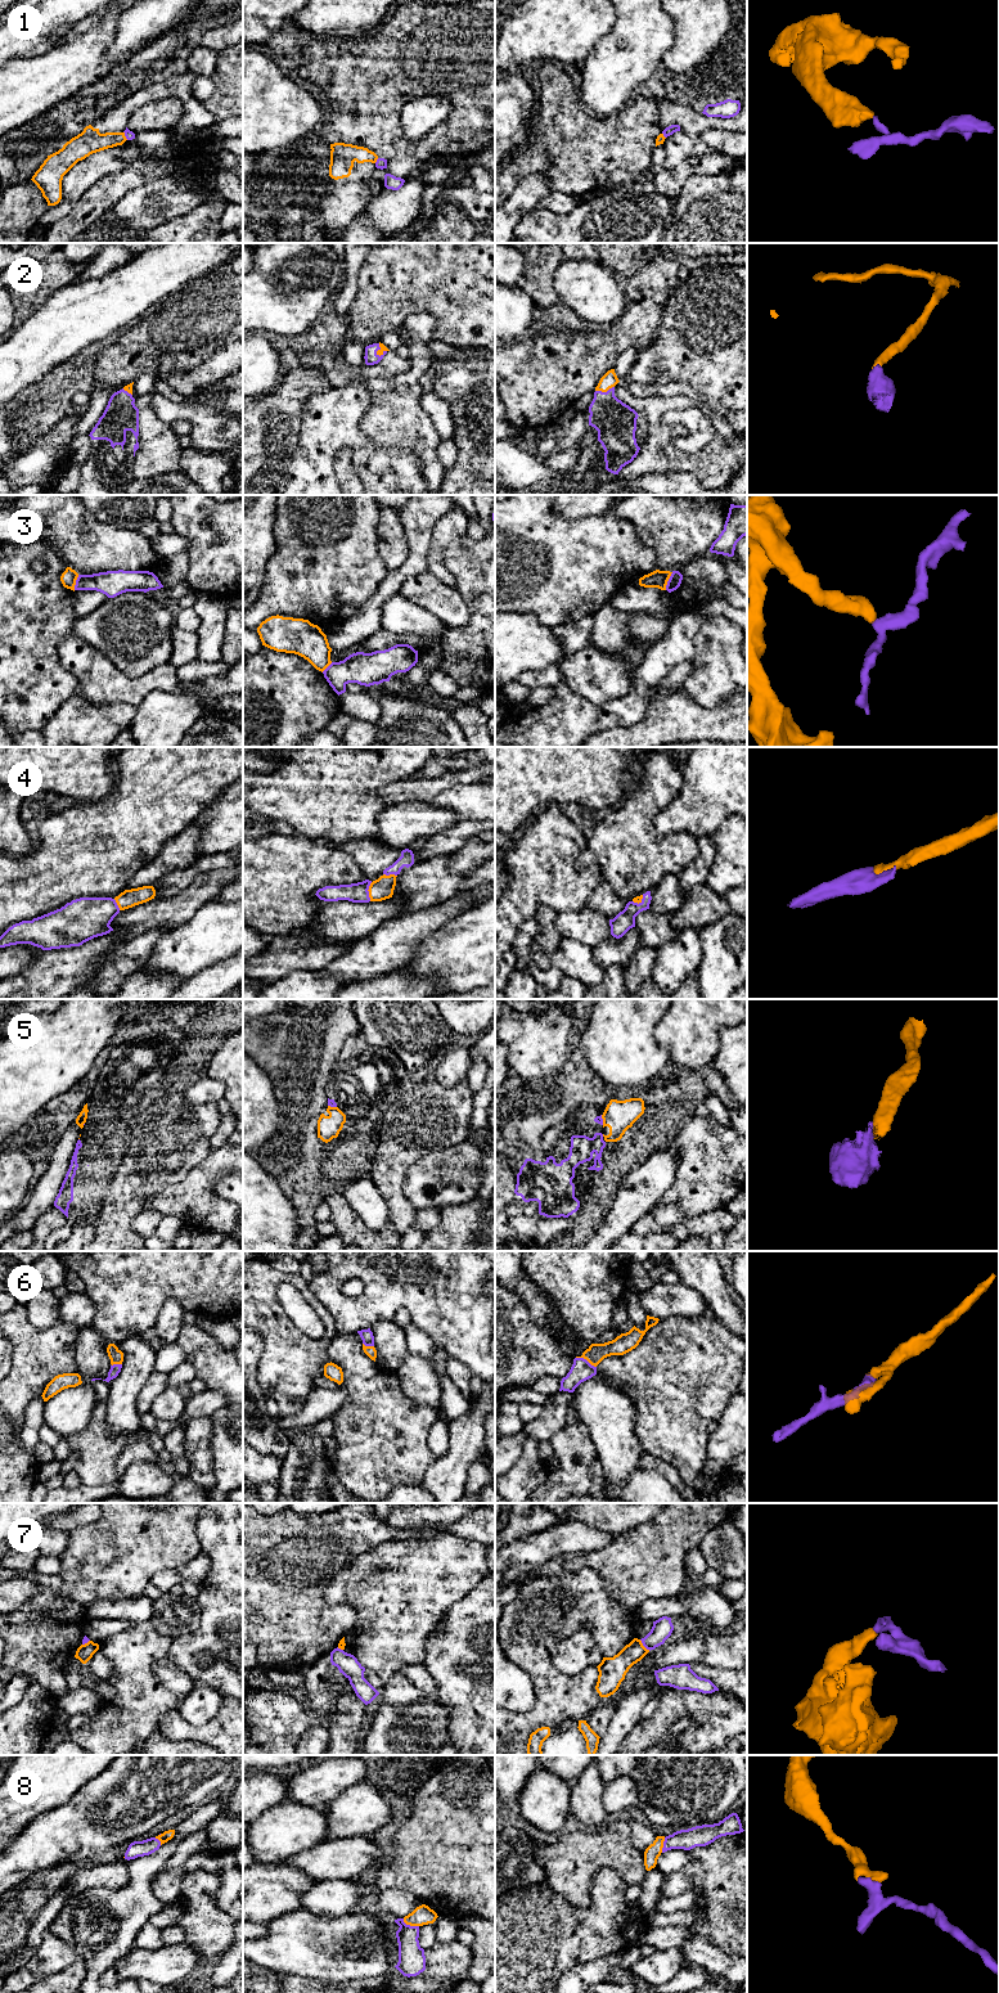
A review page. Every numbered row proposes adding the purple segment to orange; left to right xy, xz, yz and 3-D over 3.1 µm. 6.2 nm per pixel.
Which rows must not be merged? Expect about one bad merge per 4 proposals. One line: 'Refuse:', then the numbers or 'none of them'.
Refuse: 1, 3, 5, 7

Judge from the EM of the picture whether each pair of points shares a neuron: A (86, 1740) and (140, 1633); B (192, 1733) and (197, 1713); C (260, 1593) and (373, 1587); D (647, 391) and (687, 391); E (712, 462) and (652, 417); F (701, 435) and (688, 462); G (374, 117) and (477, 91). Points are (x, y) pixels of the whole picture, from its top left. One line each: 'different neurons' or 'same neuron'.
A: same neuron
B: different neurons
C: different neurons
D: same neuron
E: same neuron
F: different neurons
G: same neuron

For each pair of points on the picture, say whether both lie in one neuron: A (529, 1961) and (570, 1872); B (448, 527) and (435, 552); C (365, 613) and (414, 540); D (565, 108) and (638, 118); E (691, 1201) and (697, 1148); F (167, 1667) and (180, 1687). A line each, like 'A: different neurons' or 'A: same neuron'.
A: different neurons
B: same neuron
C: same neuron
D: same neuron
E: same neuron
F: same neuron

